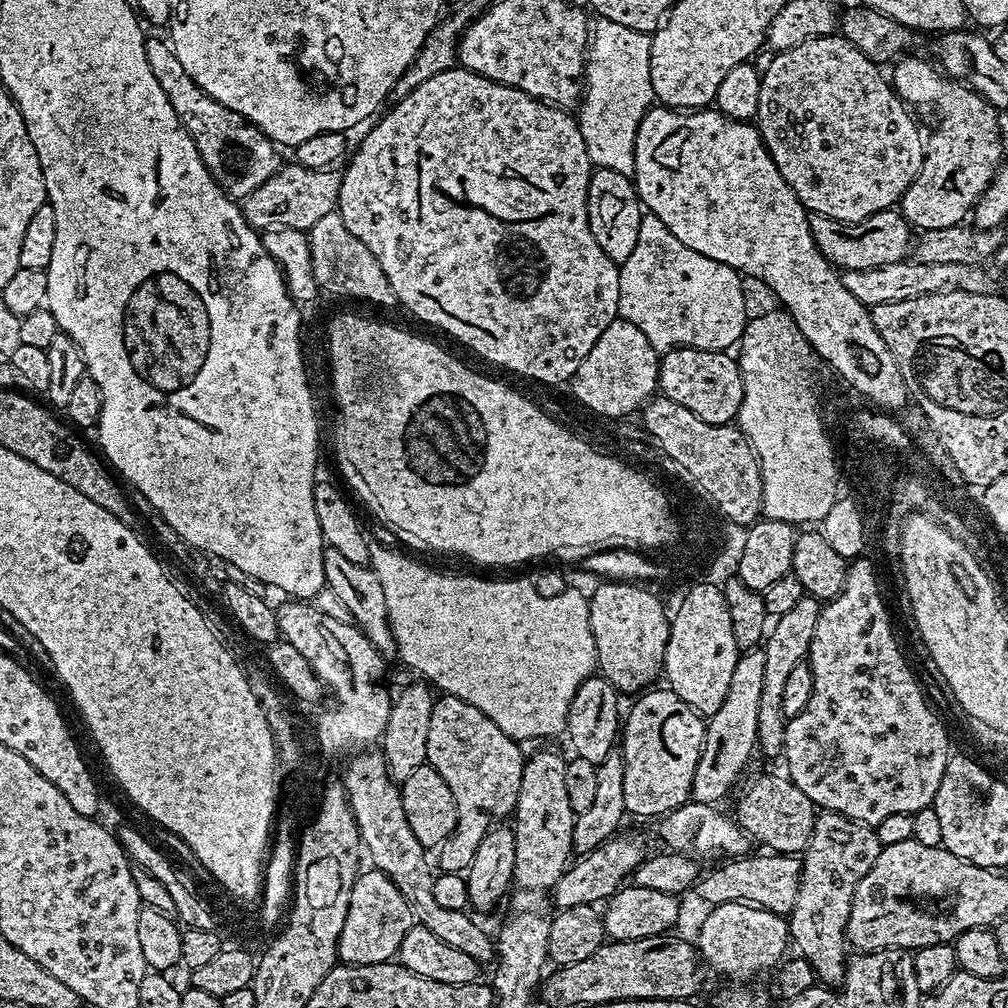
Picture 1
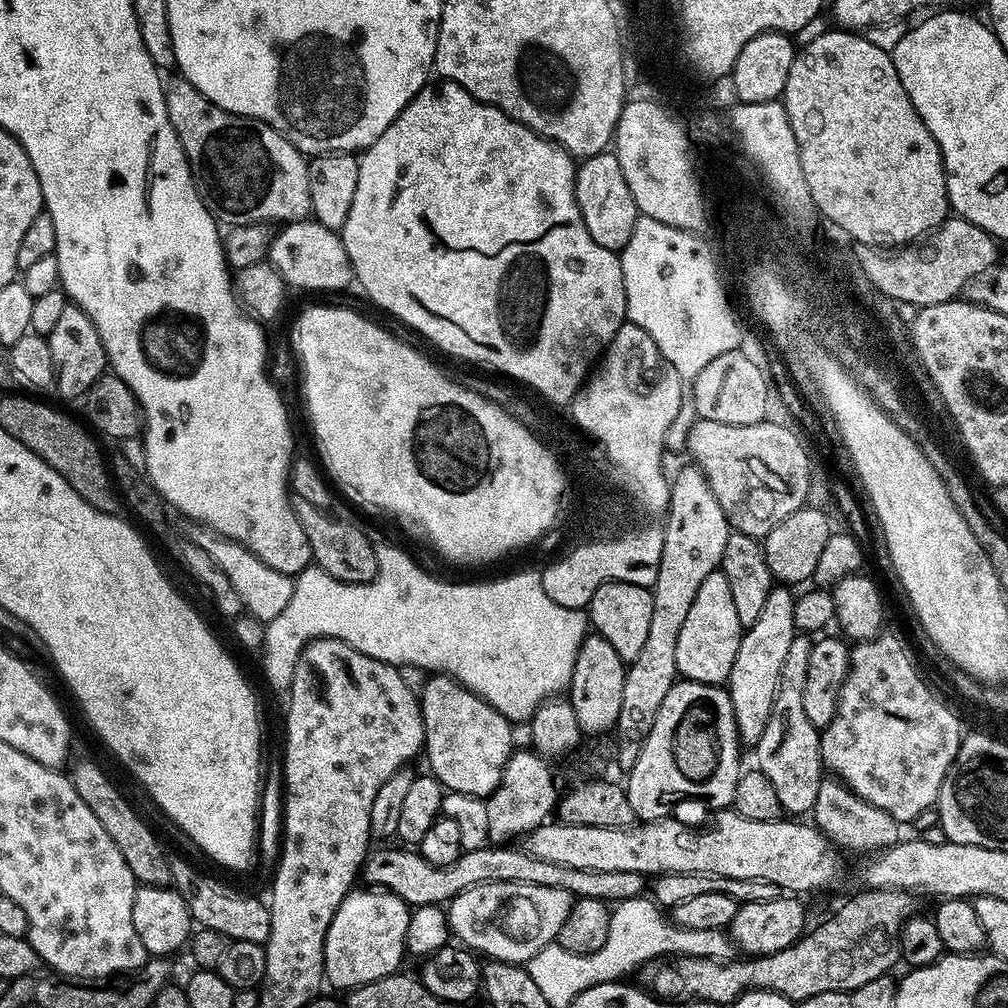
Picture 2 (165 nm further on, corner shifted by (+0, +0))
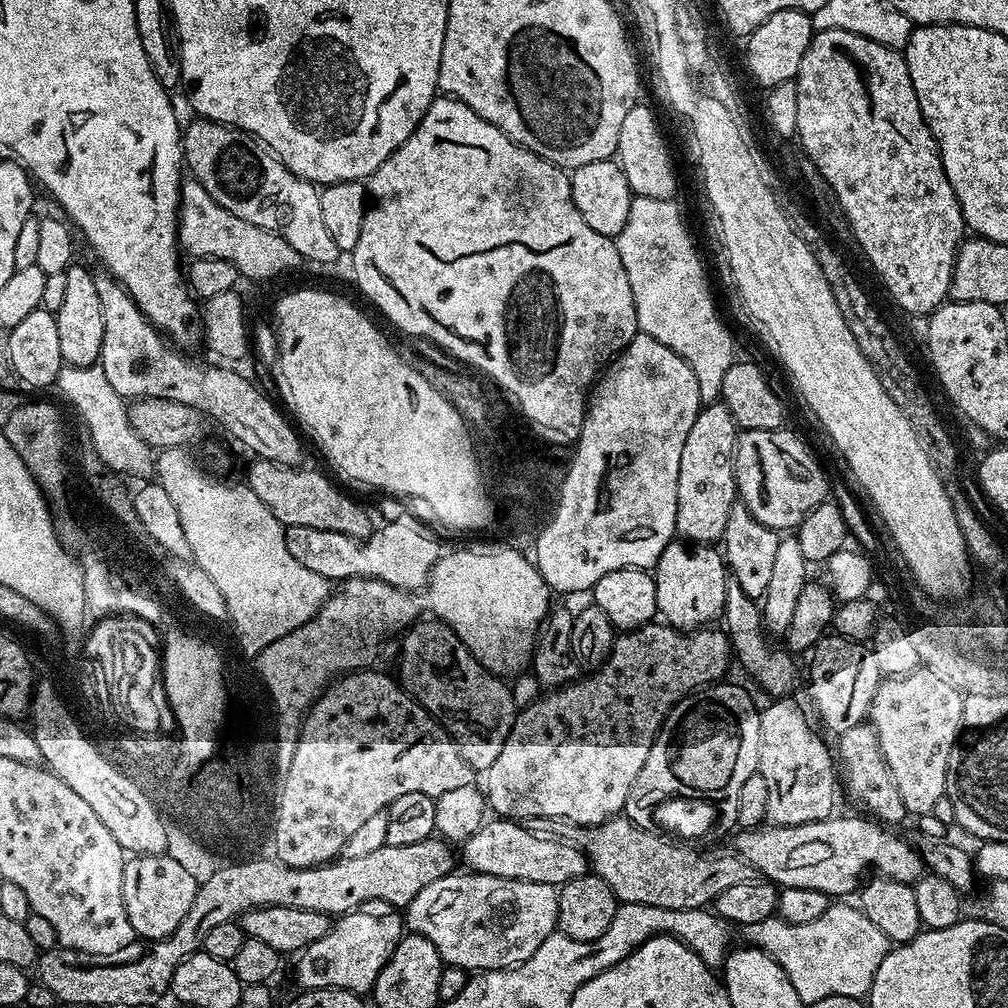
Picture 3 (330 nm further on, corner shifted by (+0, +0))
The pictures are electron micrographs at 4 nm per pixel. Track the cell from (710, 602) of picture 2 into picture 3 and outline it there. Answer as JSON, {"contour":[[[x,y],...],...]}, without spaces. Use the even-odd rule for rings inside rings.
{"contour":[[[673,542],[660,555],[660,561],[654,569],[656,611],[668,627],[691,634],[715,625],[723,617],[730,573],[723,555],[714,549],[712,546],[689,546],[684,542]]]}

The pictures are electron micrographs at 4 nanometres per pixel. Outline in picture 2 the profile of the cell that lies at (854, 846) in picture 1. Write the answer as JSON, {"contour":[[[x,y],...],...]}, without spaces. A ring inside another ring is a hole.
{"contour":[[[839,778],[821,779],[818,786],[818,798],[814,798],[810,816],[815,827],[819,828],[837,849],[843,850],[845,853],[848,851],[875,854],[880,849],[897,843],[902,836],[901,825],[894,817],[886,814],[886,810],[878,810],[878,806],[874,806],[863,800],[858,794],[854,794]]]}

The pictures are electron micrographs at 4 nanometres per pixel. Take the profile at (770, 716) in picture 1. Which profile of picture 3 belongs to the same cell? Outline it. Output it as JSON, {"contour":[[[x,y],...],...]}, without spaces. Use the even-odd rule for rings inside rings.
{"contour":[[[776,698],[760,714],[760,767],[758,771],[770,786],[770,802],[766,802],[766,821],[773,828],[802,826],[827,820],[837,811],[838,764],[834,752],[812,729],[804,712],[792,698]]]}

